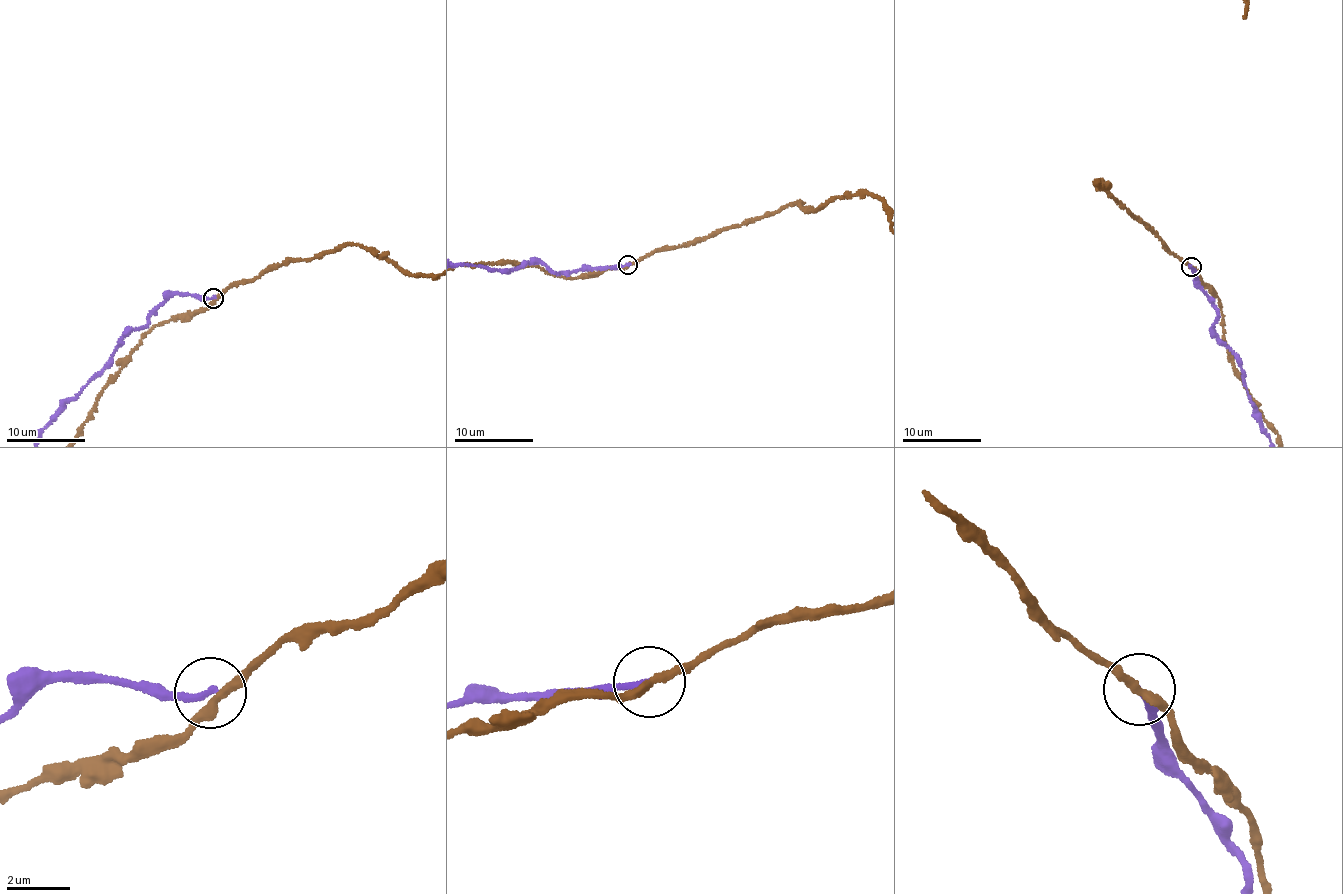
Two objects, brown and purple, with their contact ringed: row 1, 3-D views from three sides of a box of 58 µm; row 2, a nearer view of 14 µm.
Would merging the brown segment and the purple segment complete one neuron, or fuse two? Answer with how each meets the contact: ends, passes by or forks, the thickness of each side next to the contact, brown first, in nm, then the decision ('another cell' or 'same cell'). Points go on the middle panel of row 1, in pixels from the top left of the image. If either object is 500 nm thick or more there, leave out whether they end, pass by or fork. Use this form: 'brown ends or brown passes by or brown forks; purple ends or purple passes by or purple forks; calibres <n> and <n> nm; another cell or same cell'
brown passes by; purple ends; calibres 280 and 220 nm; another cell

